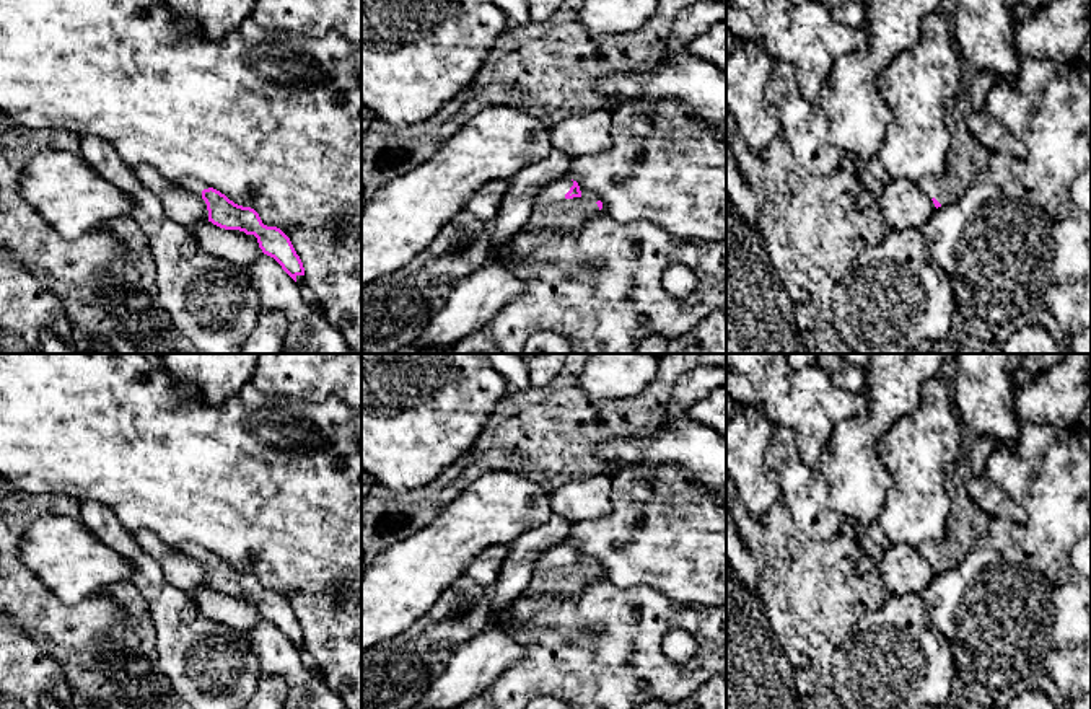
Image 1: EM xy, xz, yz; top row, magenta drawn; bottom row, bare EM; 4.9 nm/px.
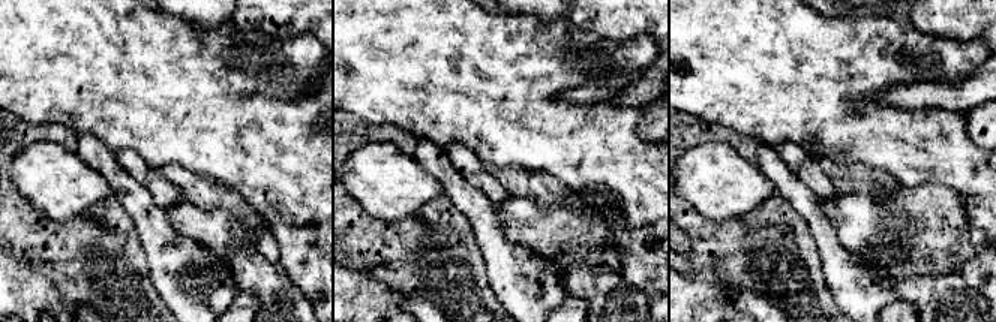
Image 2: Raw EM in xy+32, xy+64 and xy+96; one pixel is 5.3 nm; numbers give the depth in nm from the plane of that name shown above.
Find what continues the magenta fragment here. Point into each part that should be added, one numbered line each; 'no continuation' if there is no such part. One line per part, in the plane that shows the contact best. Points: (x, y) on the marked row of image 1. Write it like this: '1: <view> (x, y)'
1: xy (306, 292)
2: xz (551, 209)

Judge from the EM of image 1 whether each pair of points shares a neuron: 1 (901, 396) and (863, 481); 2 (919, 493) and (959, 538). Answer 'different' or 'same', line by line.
1: same
2: different

